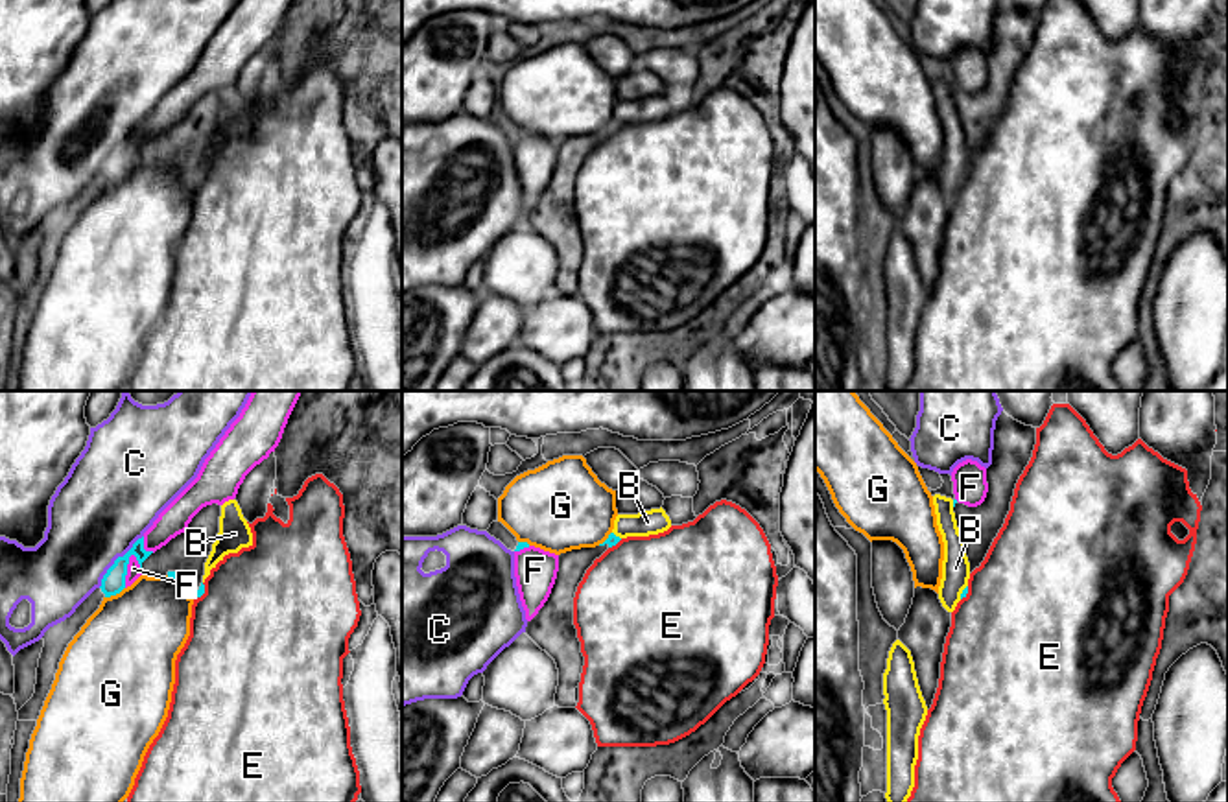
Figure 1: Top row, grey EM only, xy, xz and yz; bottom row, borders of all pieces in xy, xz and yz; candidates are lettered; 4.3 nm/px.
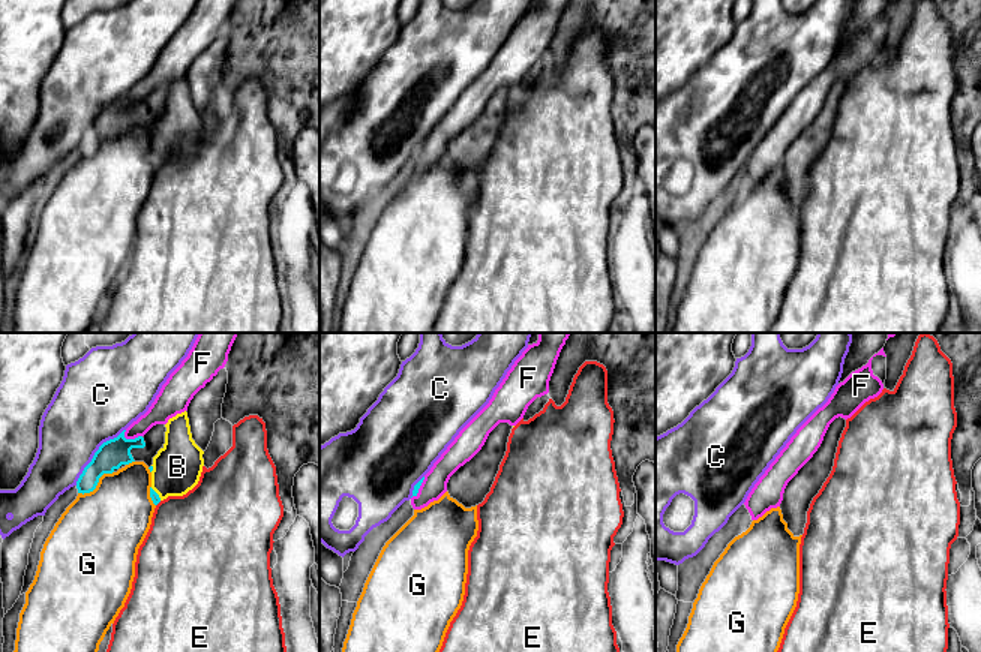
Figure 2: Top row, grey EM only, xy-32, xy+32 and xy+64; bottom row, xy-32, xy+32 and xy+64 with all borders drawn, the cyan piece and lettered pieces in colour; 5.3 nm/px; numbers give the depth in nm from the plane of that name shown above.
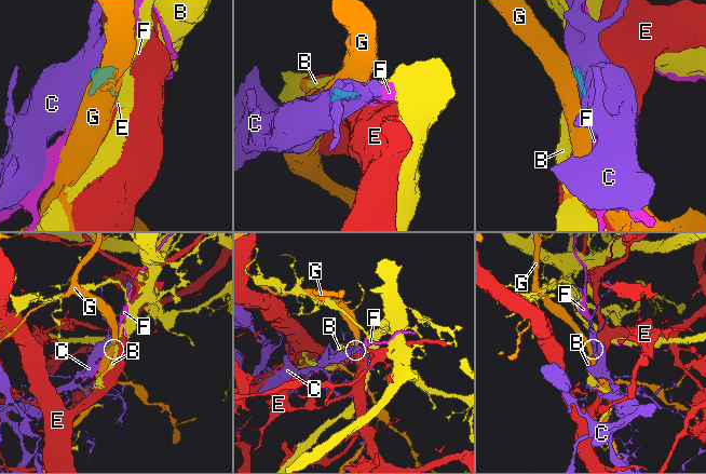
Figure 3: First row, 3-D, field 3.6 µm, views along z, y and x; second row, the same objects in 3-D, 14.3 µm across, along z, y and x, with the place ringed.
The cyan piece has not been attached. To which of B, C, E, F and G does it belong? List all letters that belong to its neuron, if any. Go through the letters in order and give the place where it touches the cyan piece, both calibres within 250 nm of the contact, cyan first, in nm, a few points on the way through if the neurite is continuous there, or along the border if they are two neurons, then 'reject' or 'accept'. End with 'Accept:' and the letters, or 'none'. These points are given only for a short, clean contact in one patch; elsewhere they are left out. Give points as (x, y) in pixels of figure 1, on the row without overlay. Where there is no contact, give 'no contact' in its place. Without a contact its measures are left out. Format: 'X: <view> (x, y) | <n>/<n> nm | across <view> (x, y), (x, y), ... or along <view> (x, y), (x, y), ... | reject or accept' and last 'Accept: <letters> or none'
B: yz (963, 179) | 20/130 nm | along yz (967, 172), (959, 185) | reject
C: xy (115, 148) | 100/420 nm | reject
E: xy (203, 179) | 30/500 nm | along xy (203, 170), (203, 179), (194, 187) | reject
F: xy (126, 157) | 100/60 nm | reject
G: xy (115, 181) | 100/420 nm | reject
Accept: none

